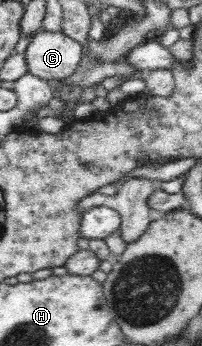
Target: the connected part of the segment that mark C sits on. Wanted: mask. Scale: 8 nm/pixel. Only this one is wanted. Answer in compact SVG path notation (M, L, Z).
M42 30L31 36L24 52L28 72L43 80L63 80L81 60L81 45L59 32Z

